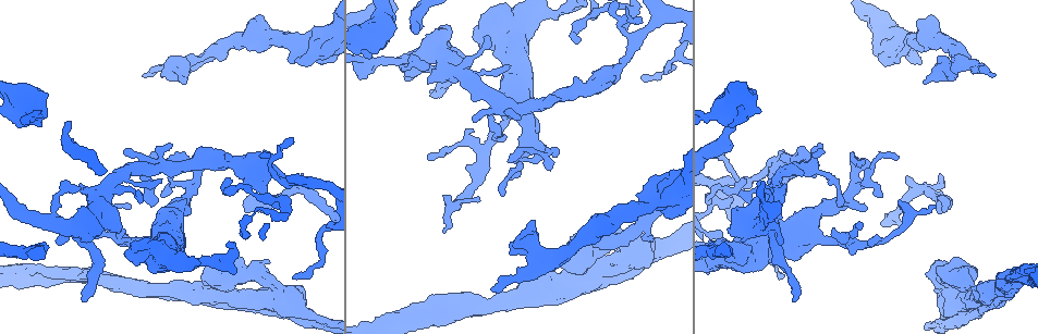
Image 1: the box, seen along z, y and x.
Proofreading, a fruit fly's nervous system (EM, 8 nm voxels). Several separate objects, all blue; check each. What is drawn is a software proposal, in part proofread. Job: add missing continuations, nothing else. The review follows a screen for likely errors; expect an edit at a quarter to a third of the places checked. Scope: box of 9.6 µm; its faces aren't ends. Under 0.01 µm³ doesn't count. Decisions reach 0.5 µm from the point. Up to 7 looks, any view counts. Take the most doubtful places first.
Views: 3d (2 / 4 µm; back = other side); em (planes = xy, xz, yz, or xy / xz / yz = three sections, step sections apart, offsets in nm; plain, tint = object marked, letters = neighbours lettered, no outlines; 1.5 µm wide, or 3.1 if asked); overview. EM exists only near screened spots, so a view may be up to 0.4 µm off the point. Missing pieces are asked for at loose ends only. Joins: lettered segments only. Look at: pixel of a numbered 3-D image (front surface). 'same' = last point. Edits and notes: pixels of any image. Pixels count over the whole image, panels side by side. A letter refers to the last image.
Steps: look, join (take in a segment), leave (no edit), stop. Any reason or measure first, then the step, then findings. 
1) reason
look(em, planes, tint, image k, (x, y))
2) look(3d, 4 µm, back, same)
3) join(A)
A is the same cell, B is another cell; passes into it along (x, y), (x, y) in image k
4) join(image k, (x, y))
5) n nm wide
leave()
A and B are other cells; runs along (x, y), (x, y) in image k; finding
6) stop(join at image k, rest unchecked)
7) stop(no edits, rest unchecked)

free end
look(em, planes, letters, image 1, (939, 174))

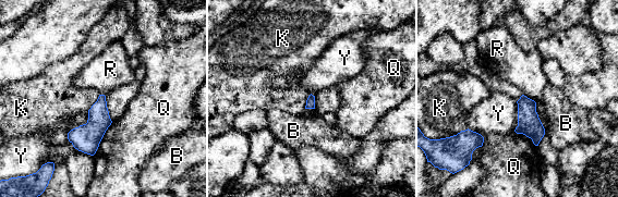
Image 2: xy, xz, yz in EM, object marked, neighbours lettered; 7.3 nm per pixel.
Q touches over 280 nm
leave()
B, K, Q, R and Y are other cells; border along (99, 94), (87, 111) in image 2; no lettered segment goes on from it

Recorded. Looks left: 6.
free end
look(em, xy, step 4, letters, image 1, (939, 261))

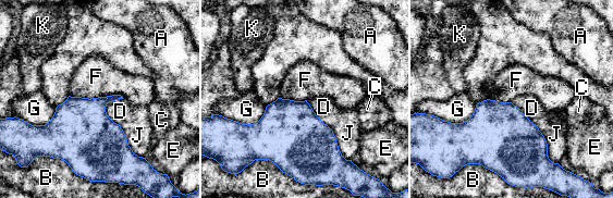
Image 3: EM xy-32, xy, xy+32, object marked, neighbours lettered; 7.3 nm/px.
another direction
look(em, planes, letters, same)

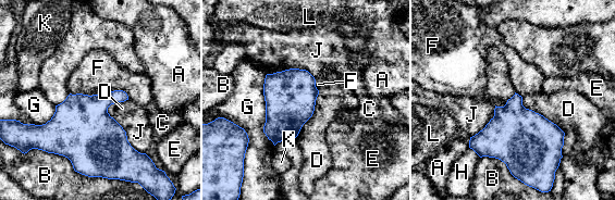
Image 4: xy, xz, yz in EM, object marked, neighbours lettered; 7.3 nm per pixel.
leave()
A, B, C, D, E, F, G, H, J, K and L are other cells; none of them fits

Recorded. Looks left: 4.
free end
look(em, xz, step 4, letters, image 1, (429, 155))

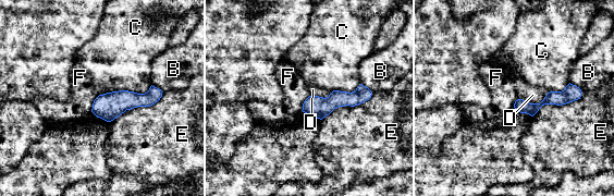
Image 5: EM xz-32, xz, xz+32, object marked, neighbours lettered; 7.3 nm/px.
another direction
look(em, planes, letters, same)

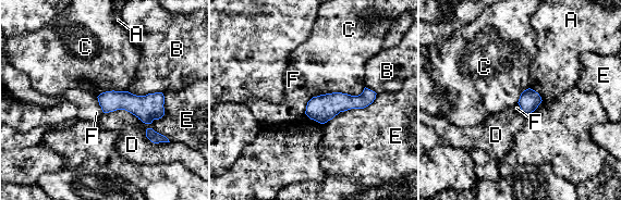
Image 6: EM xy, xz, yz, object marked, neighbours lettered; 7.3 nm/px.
leave()
A, B, C, D, E and F are other cells; none of them fits

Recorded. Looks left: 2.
stop(no edits, rest unchecked)

